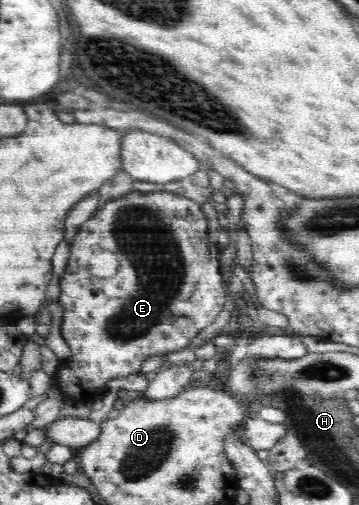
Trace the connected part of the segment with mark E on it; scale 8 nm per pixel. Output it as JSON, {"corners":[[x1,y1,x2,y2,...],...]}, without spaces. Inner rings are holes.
{"corners":[[135,189,100,205,93,217,80,226,74,241,70,243,69,260,60,278,58,299,63,309,60,331,71,349,71,355,61,362,53,380,65,403,92,404,100,398,104,385,110,379,140,372,142,361,147,357,181,351,202,329,218,319,218,313,226,303,220,262,216,255,210,253,212,247,208,249,206,241,200,241,198,237,196,243,200,245,200,251,196,251,196,247,184,239,182,233,186,231,176,235,168,217,156,207,150,195,142,195],[102,249,109,249,118,258,119,266,112,277,98,278,90,274,90,257],[176,317,187,317,192,323,187,327,176,327,172,323]]}

